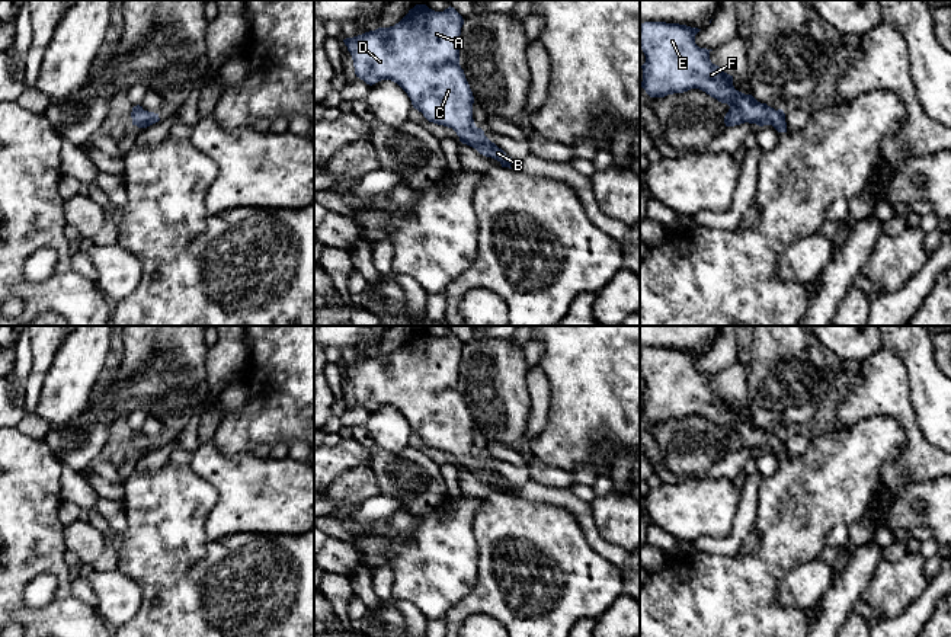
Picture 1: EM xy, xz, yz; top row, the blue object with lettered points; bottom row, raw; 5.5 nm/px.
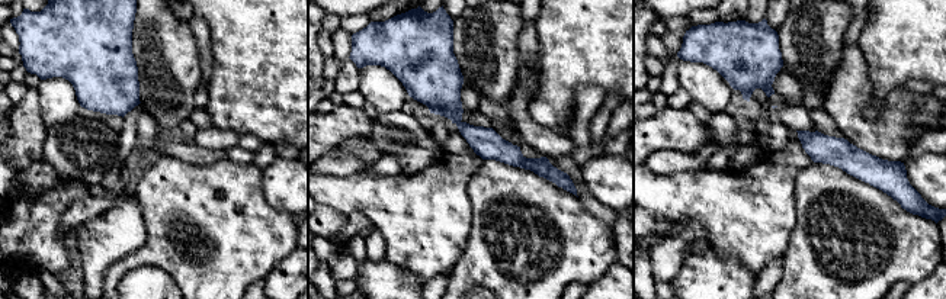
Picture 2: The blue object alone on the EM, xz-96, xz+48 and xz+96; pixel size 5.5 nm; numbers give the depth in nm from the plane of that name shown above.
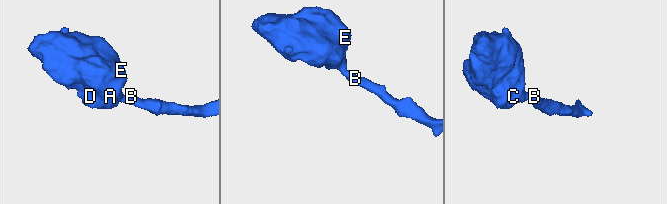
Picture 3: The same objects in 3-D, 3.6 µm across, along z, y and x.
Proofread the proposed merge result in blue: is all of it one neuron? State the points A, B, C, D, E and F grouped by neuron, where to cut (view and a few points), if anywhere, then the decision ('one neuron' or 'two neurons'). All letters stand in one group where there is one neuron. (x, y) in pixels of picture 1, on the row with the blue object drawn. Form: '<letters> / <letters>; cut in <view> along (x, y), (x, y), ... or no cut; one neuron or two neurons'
A B C D E F; no cut; one neuron

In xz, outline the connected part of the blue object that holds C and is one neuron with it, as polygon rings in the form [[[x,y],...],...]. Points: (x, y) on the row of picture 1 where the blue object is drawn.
[[[416,4],[394,26],[343,42],[356,77],[369,86],[381,80],[397,83],[429,122],[452,128],[462,144],[512,169],[515,160],[474,124],[474,96],[460,65],[462,25],[462,16],[451,6],[435,12]]]

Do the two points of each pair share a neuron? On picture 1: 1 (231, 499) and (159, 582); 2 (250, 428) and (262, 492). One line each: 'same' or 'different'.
1: different
2: different

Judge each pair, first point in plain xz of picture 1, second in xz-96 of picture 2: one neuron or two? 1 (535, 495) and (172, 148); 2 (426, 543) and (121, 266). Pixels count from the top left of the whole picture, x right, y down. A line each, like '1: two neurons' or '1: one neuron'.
1: one neuron
2: two neurons

